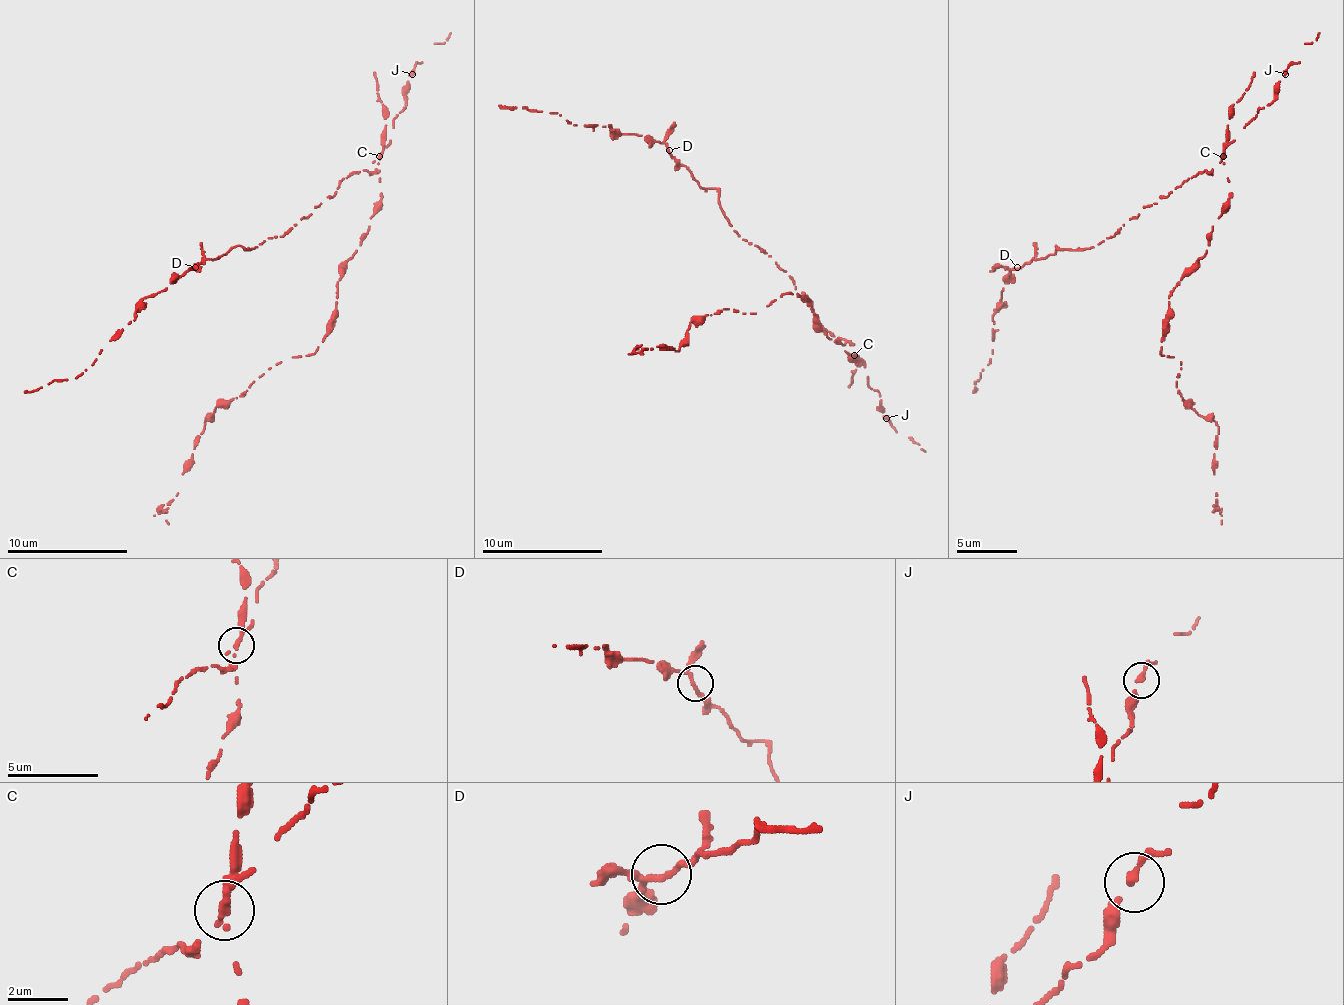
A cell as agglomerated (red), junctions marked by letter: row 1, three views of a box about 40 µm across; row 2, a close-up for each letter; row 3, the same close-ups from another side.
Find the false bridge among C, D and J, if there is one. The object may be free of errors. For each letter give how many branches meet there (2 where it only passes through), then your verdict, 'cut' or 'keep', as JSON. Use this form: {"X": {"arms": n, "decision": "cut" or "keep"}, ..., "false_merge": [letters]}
{"C": {"arms": 3, "decision": "cut"}, "D": {"arms": 3, "decision": "keep"}, "J": {"arms": 2, "decision": "keep"}, "false_merge": ["C"]}

